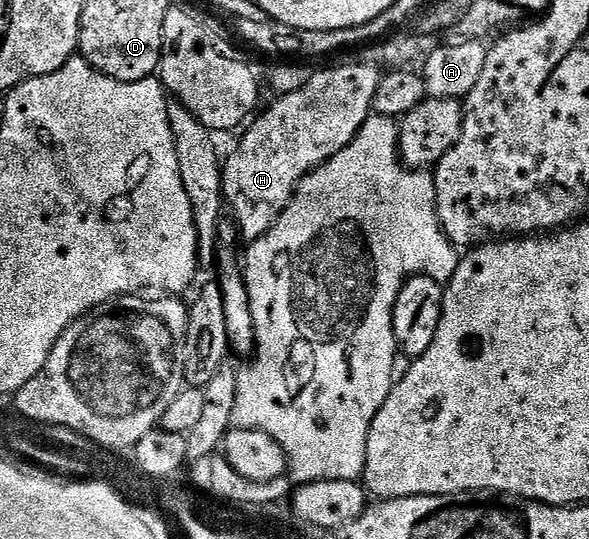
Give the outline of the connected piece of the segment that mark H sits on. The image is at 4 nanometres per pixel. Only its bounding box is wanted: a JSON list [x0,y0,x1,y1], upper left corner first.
[223,62,382,240]

